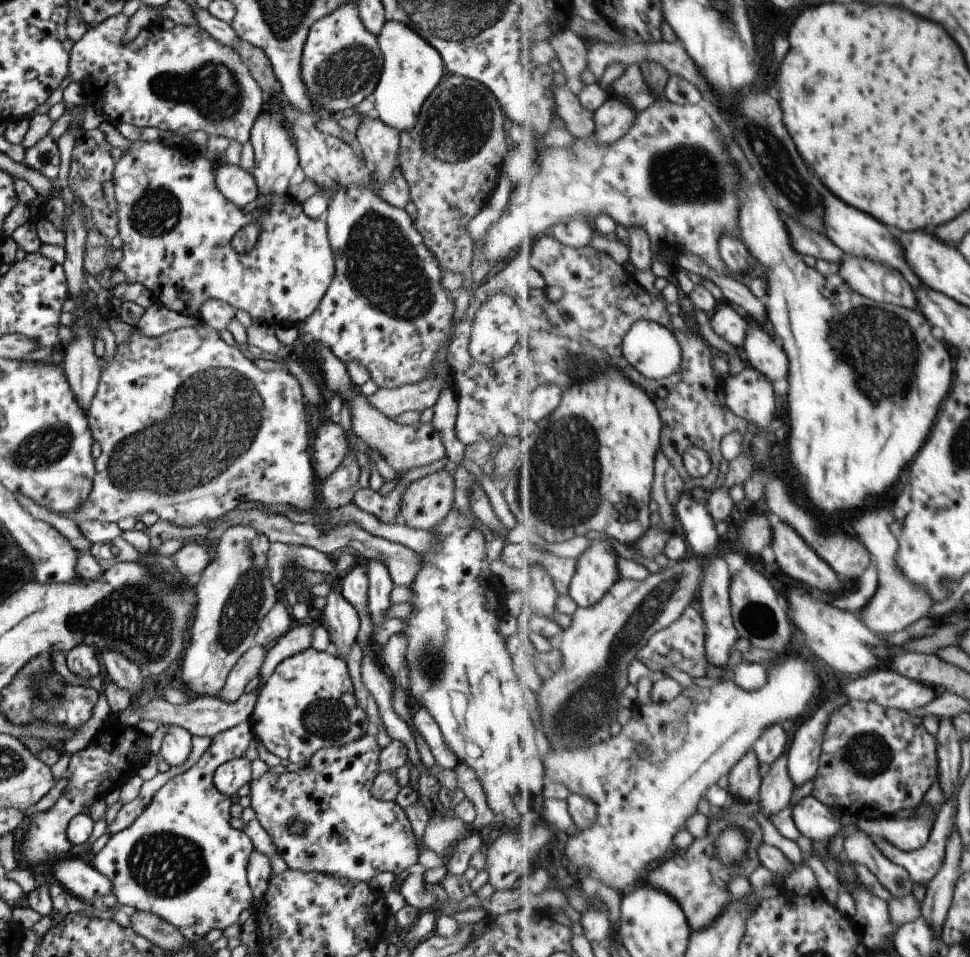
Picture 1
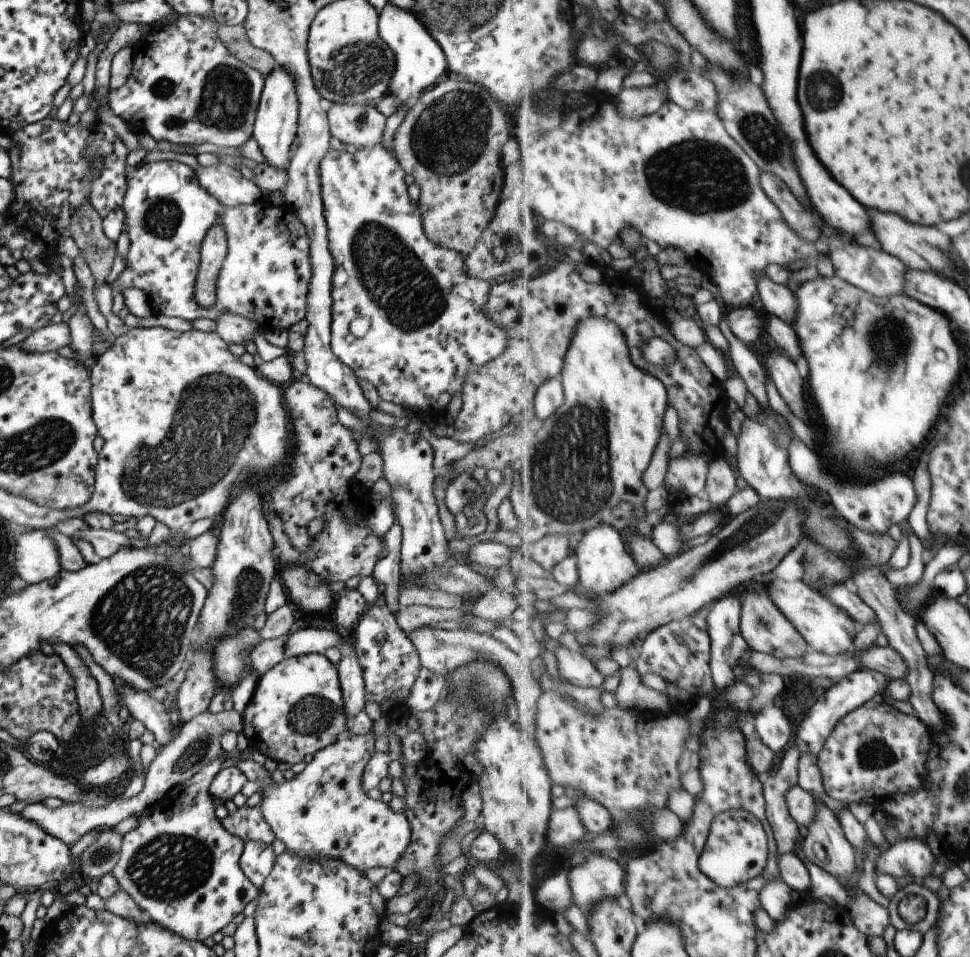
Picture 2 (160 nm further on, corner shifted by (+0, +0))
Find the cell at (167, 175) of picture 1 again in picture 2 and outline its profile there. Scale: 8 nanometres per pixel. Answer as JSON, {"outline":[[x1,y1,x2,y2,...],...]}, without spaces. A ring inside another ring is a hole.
{"outline":[[159,160,138,164,136,167,124,176,122,208,129,246,125,268,112,282,107,283,113,294,120,293,125,288,143,290,155,307,156,315,177,317,189,322,197,318,215,321,221,312,229,312,255,322,262,331,271,331,276,328,288,330,293,324,304,319,311,278,309,238,305,226,288,203,273,206,260,199,253,204,225,208,199,186,195,172,185,164,173,160],[213,224,219,224,223,228,227,252,215,280,215,302,211,308,201,308,195,302,193,290,200,262,200,246,207,230]]}

